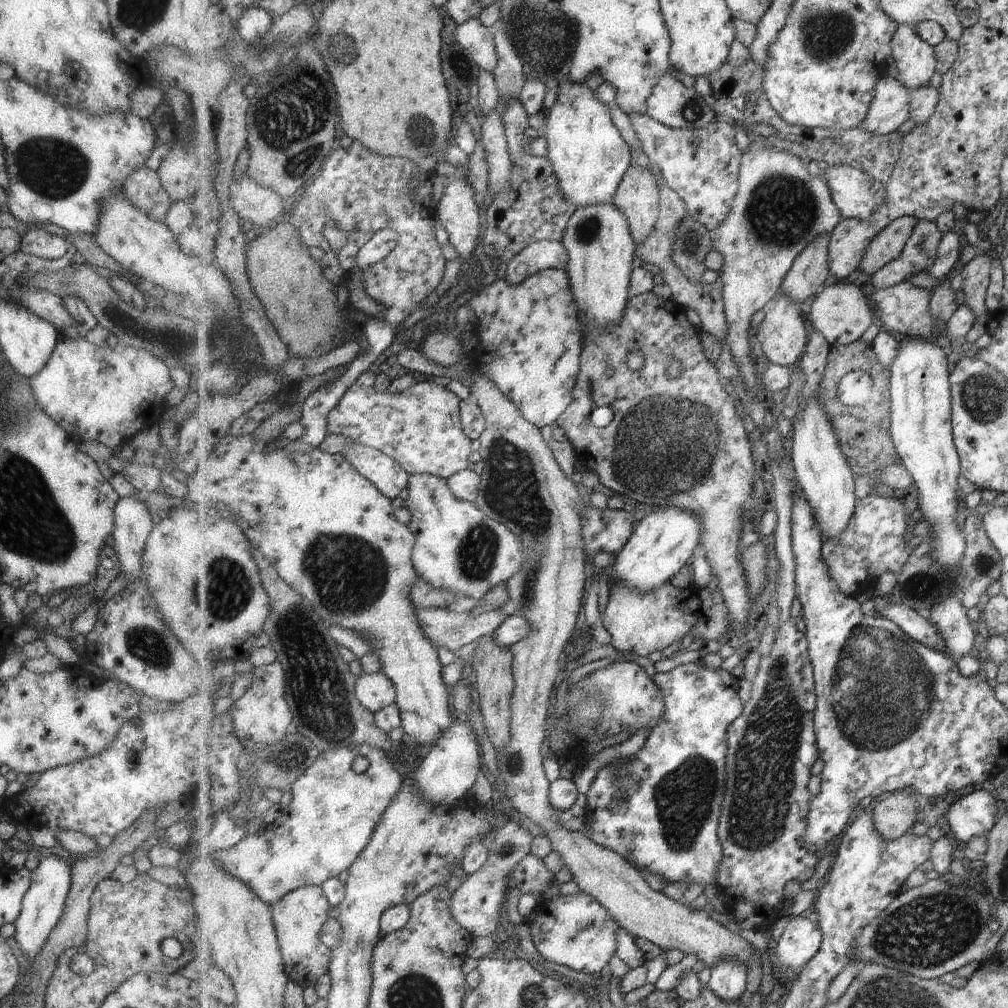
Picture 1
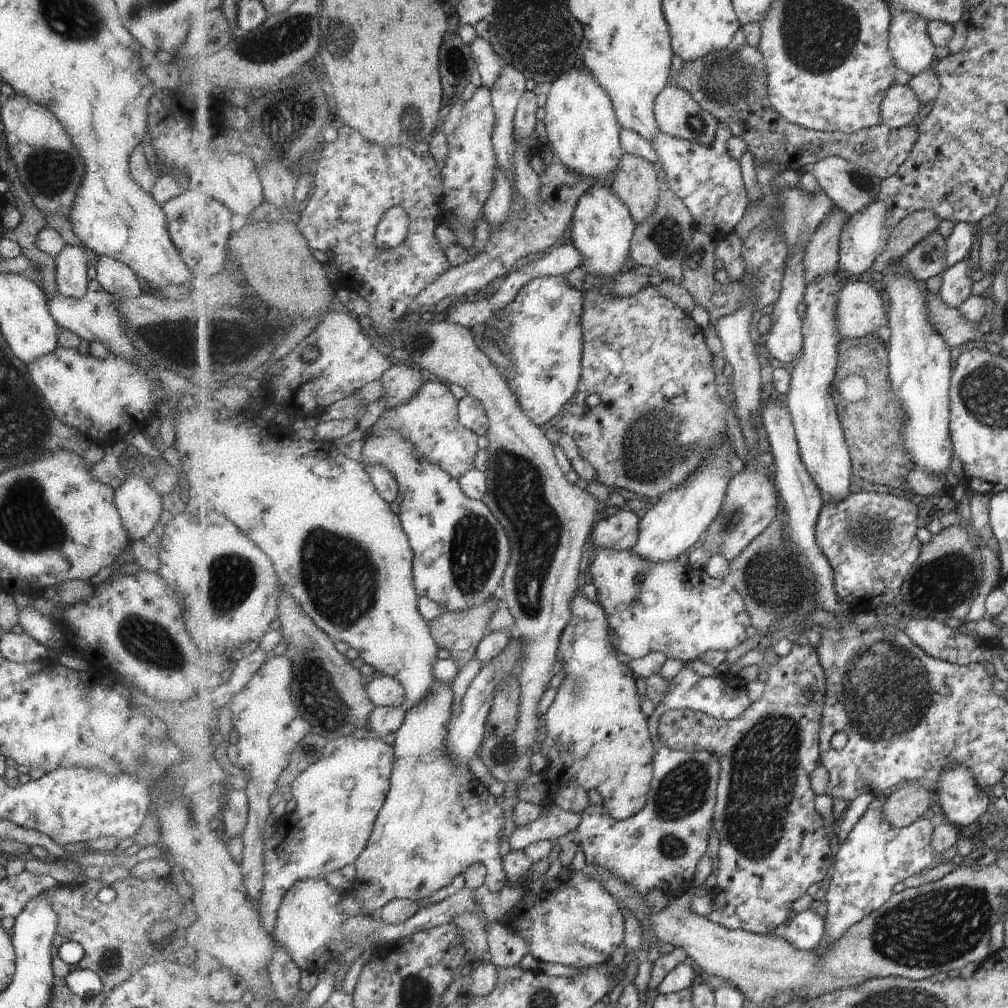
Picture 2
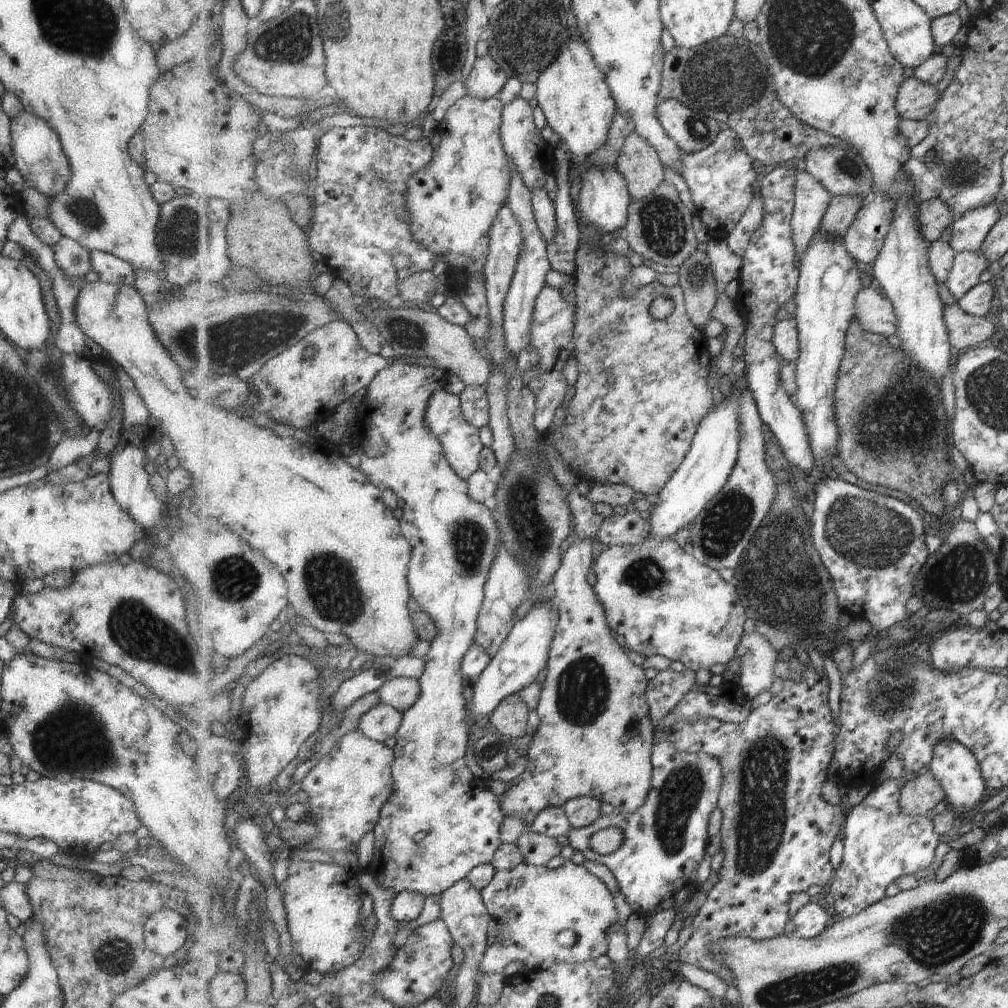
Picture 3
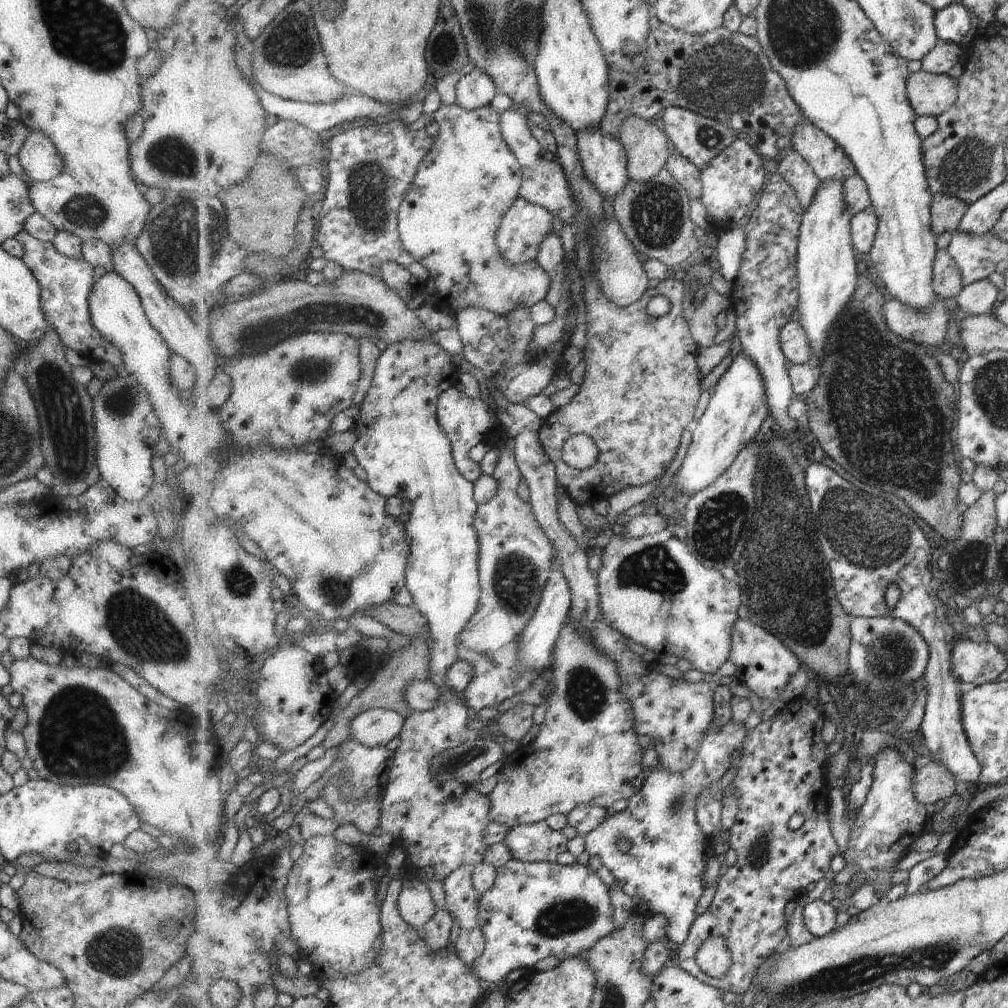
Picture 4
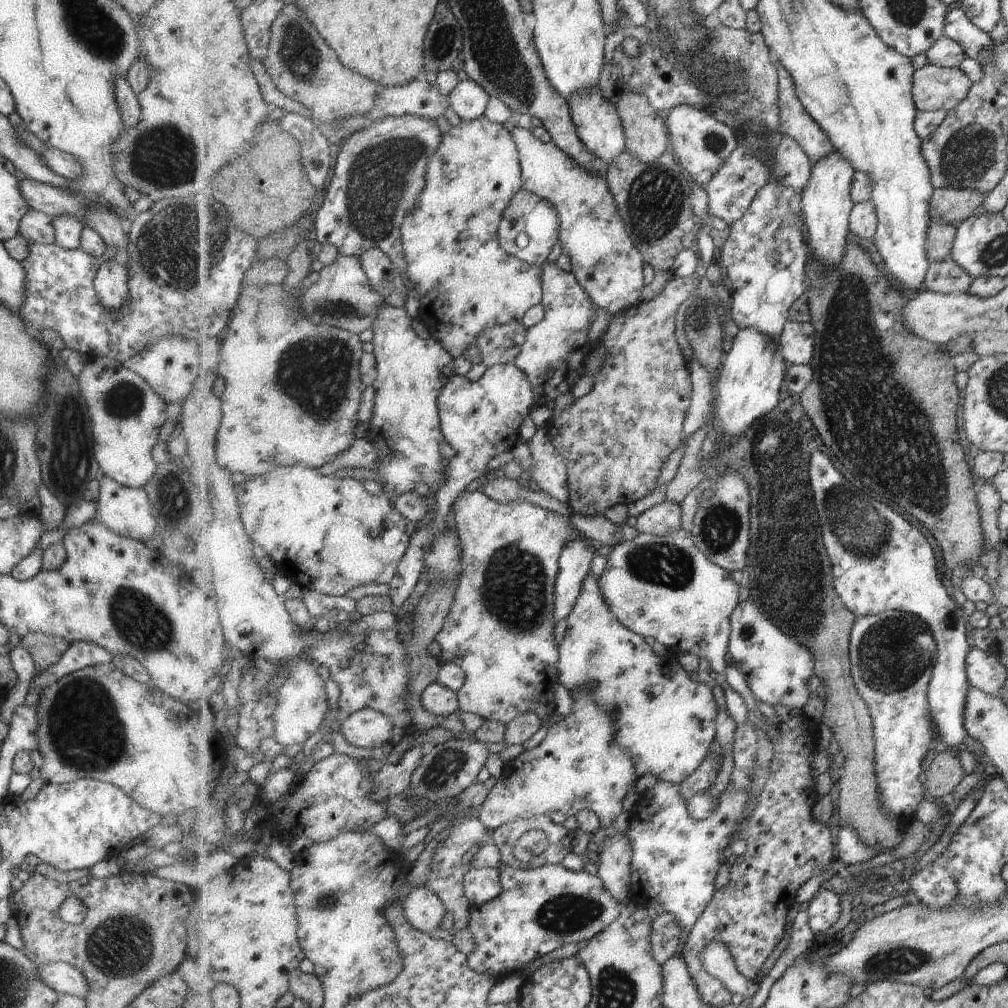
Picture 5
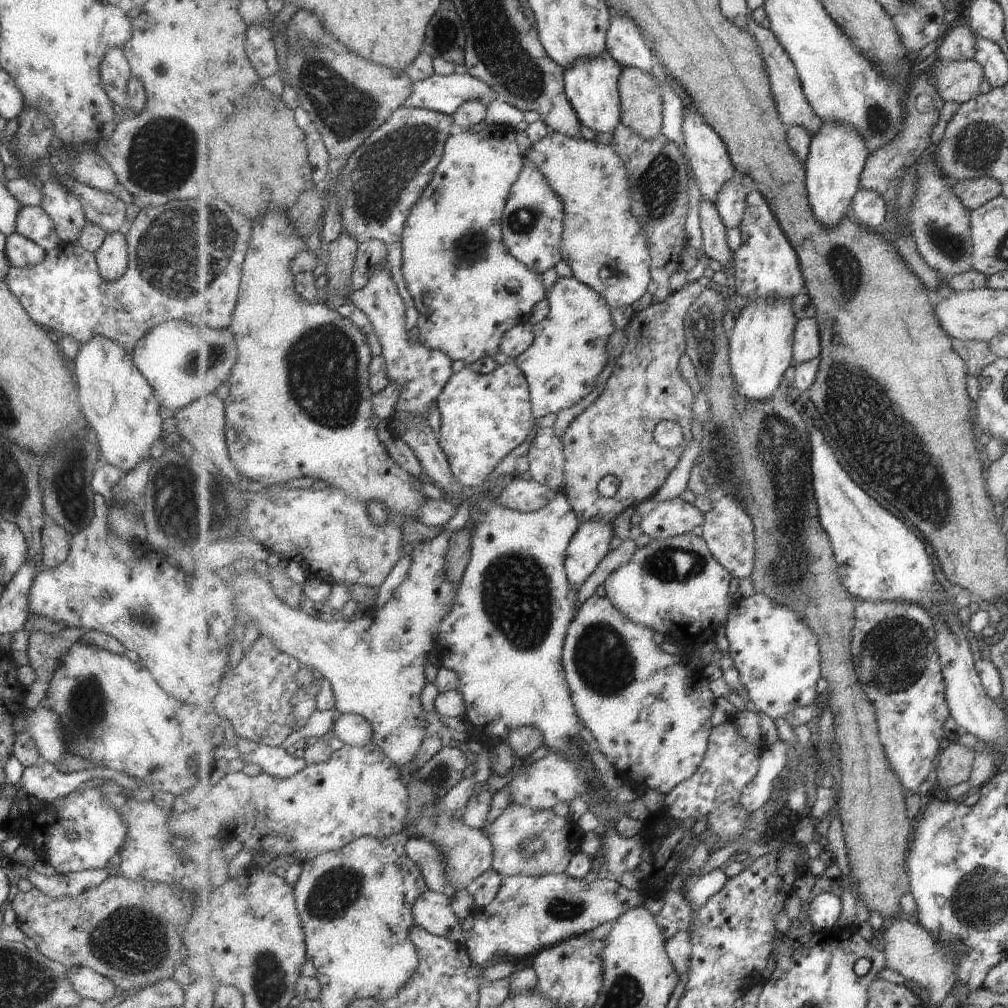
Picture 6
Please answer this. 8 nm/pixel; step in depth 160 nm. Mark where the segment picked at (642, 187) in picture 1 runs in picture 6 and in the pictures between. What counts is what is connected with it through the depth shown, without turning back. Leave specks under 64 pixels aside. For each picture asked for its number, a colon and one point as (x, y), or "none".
2: (636, 183)
3: (640, 164)
4: (648, 148)
5: (646, 130)
6: (641, 98)

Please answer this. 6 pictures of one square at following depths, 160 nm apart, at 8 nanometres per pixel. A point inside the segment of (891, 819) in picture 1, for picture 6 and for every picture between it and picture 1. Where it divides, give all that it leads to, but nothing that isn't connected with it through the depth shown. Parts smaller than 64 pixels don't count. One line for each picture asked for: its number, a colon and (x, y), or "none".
2: (907, 804)
3: (921, 794)
4: (934, 782)
5: (945, 773)
6: (955, 765)

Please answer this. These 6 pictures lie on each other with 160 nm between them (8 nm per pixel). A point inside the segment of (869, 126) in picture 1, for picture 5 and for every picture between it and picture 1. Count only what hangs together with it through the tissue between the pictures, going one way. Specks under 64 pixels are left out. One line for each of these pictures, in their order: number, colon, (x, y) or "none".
2: (901, 106)
3: (916, 100)
4: (930, 94)
5: (934, 88)

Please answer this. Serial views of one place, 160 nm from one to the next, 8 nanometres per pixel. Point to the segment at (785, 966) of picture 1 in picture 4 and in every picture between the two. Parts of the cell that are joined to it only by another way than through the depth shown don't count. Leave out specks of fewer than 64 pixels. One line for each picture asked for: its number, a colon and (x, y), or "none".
2: (807, 929)
3: (811, 921)
4: (820, 918)

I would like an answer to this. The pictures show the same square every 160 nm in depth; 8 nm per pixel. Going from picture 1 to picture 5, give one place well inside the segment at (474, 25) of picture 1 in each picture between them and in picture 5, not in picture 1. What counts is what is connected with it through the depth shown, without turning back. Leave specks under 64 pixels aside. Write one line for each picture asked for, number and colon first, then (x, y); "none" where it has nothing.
2: (490, 67)
3: (487, 80)
4: (477, 89)
5: (469, 101)

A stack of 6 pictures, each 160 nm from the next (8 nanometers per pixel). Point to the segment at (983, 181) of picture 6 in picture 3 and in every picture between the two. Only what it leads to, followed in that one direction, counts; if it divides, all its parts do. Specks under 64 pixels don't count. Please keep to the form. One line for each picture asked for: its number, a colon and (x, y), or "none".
3: (935, 216)
4: (947, 212)
5: (953, 206)

